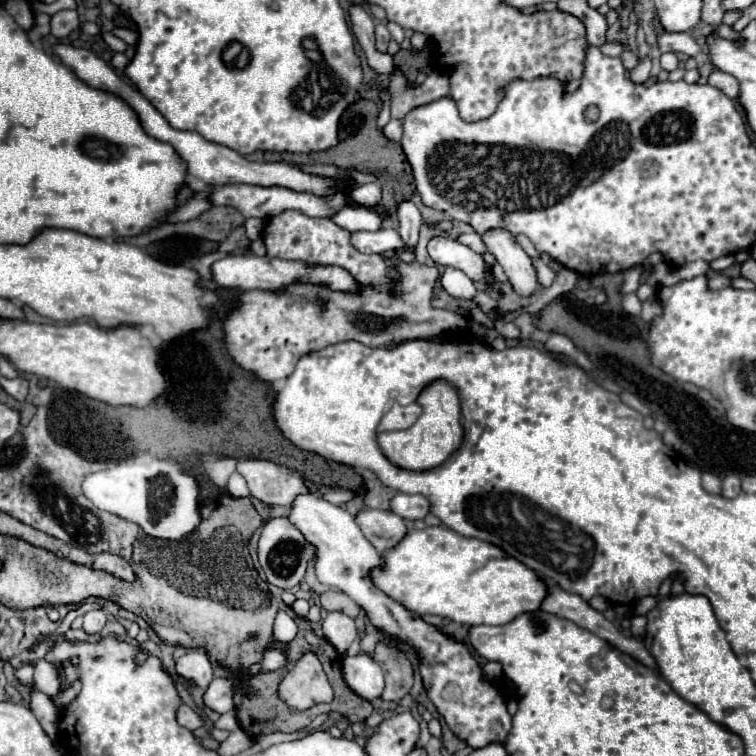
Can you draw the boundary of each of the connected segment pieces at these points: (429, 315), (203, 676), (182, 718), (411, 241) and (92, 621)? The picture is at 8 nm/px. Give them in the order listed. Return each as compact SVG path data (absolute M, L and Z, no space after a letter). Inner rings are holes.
M284 210L270 216L262 230L268 256L300 260L308 266L340 266L356 278L358 292L336 292L308 282L294 282L276 292L240 292L238 304L226 314L222 324L224 346L240 368L264 382L278 384L290 376L302 356L336 342L358 340L378 348L414 338L432 338L444 330L466 326L464 316L430 304L440 278L436 266L402 262L398 258L384 258L382 254L362 254L352 246L350 236L352 234L336 226L332 218L308 218L298 210ZM392 270L396 276L392 276Z
M196 648L196 650L186 652L186 654L176 662L176 670L178 670L178 674L180 674L182 678L192 680L192 682L196 682L196 684L202 686L202 688L206 688L206 686L212 682L212 678L214 678L214 674L212 674L212 664L210 664L210 660L208 660L206 650L202 650L202 648Z
M182 704L178 708L178 724L182 724L184 728L190 728L190 730L196 730L196 728L204 726L204 718L200 714L196 714L190 706Z
M404 200L398 204L398 222L400 222L400 236L406 240L406 248L416 248L418 244L418 232L422 226L422 216L418 206L412 200Z
M92 610L84 616L84 630L88 634L96 634L96 632L102 630L104 622L106 622L106 614L102 610Z

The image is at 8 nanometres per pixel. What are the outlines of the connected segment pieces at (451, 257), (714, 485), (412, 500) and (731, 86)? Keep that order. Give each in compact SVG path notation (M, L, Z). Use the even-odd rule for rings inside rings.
M442 236L432 238L428 244L428 252L436 264L460 268L474 282L492 282L494 280L482 254L472 252L468 246L456 242L454 238L442 238Z
M712 472L702 474L702 486L710 494L720 494L720 478L716 474L712 474Z
M396 494L392 500L390 500L390 510L406 520L422 520L428 510L430 510L430 504L424 496L416 494L416 496L410 496L410 494Z
M714 70L710 76L708 76L708 84L718 88L720 92L724 92L728 98L738 98L740 94L740 86L738 86L738 80L732 76L732 74L726 74L722 70Z

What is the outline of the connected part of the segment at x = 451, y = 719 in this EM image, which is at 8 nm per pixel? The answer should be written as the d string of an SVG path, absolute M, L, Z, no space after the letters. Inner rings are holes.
M310 492L298 494L290 506L290 514L286 516L290 524L294 524L316 548L316 578L326 586L346 592L360 608L366 610L370 622L376 628L416 648L420 656L420 674L424 680L424 688L428 692L428 698L444 716L448 728L458 738L466 740L466 744L472 748L484 748L492 742L502 744L502 740L506 740L506 732L510 732L512 716L508 714L500 692L490 682L482 682L482 670L472 658L468 646L458 644L454 638L444 636L438 628L416 618L396 600L382 596L382 592L378 592L378 588L374 588L374 584L366 580L366 572L378 566L378 560L382 558L376 548L362 536L362 530L354 522L354 516L344 508L334 506Z

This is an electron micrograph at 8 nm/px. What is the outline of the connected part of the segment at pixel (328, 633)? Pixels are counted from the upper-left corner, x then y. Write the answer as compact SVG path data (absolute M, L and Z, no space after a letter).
M330 612L324 622L324 636L328 638L328 642L342 654L344 650L348 650L348 646L352 644L352 640L356 638L356 626L354 620L342 612Z

